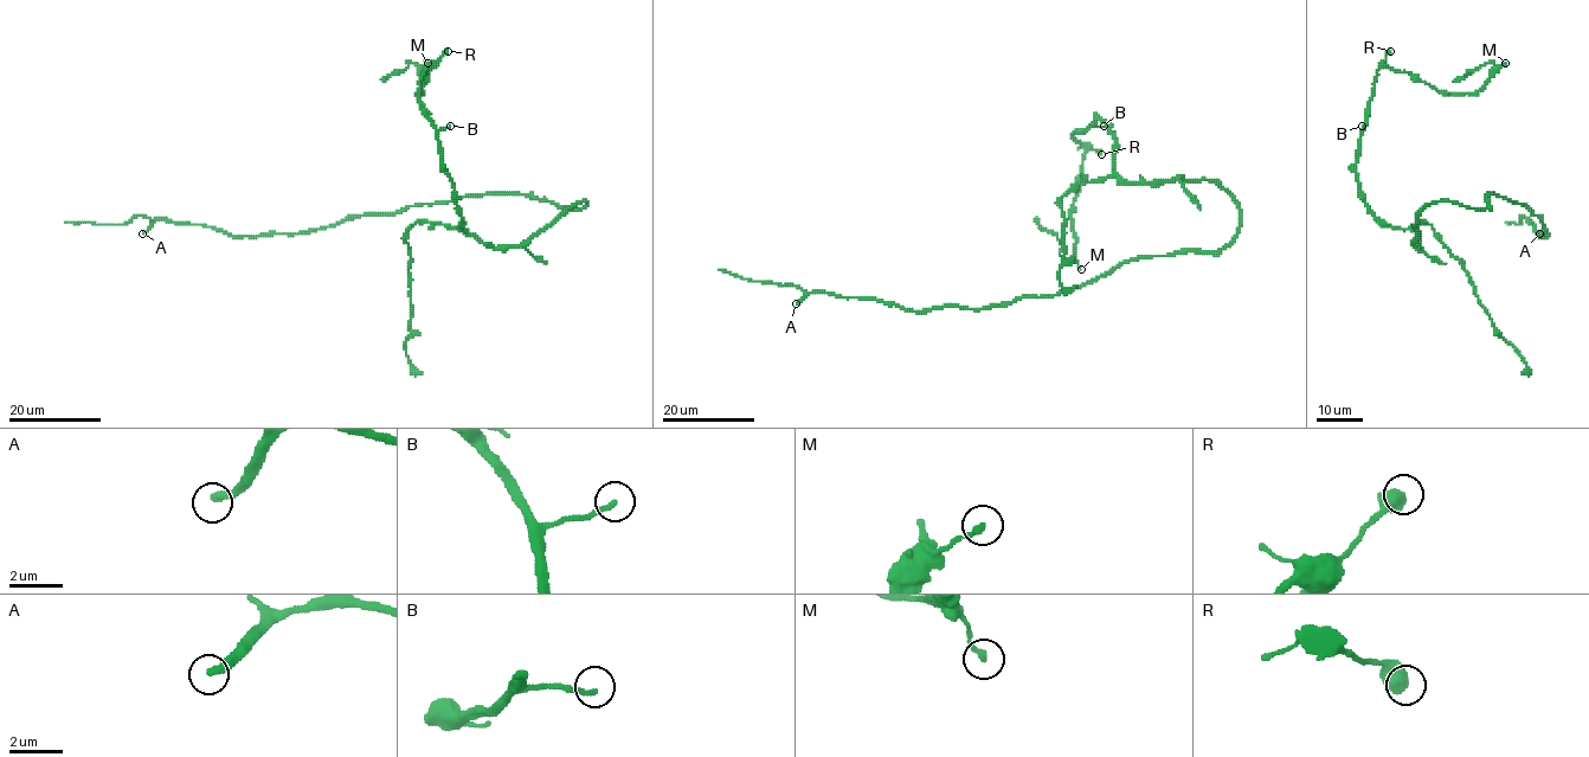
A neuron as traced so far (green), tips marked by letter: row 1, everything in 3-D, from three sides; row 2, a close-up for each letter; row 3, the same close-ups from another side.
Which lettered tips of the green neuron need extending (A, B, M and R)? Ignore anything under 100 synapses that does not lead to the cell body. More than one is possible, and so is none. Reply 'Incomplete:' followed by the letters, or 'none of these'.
Incomplete: A

